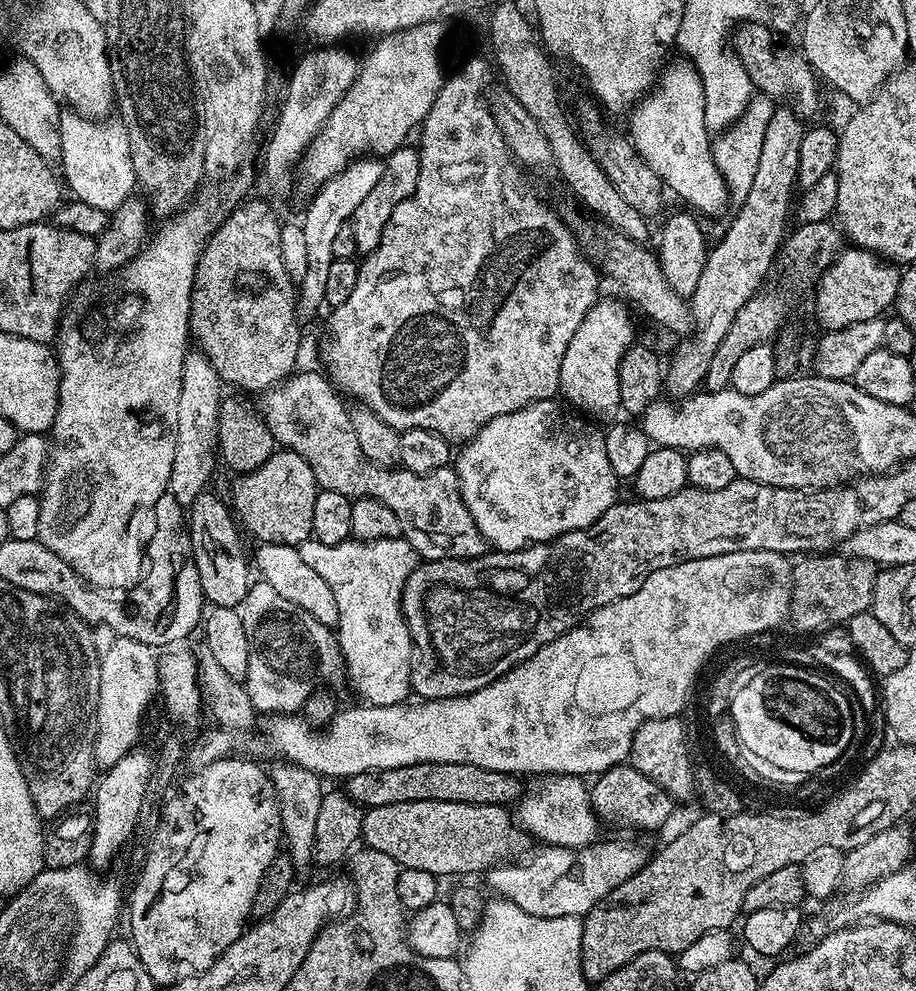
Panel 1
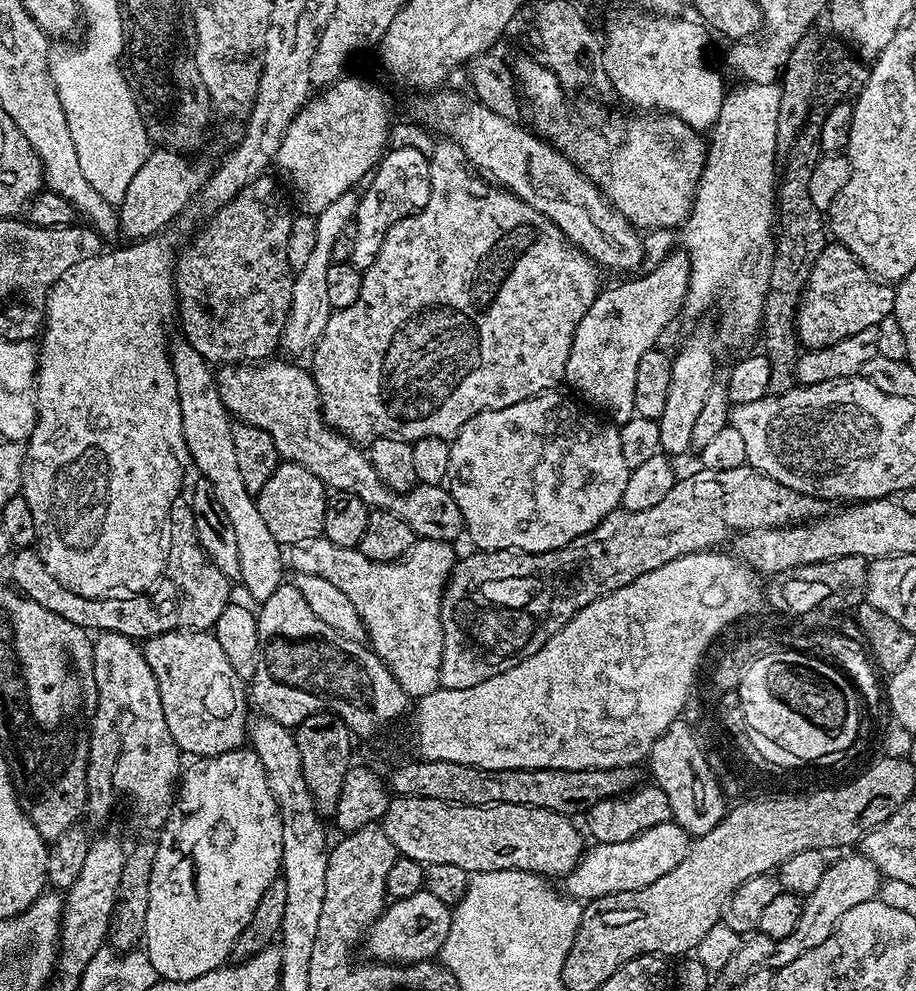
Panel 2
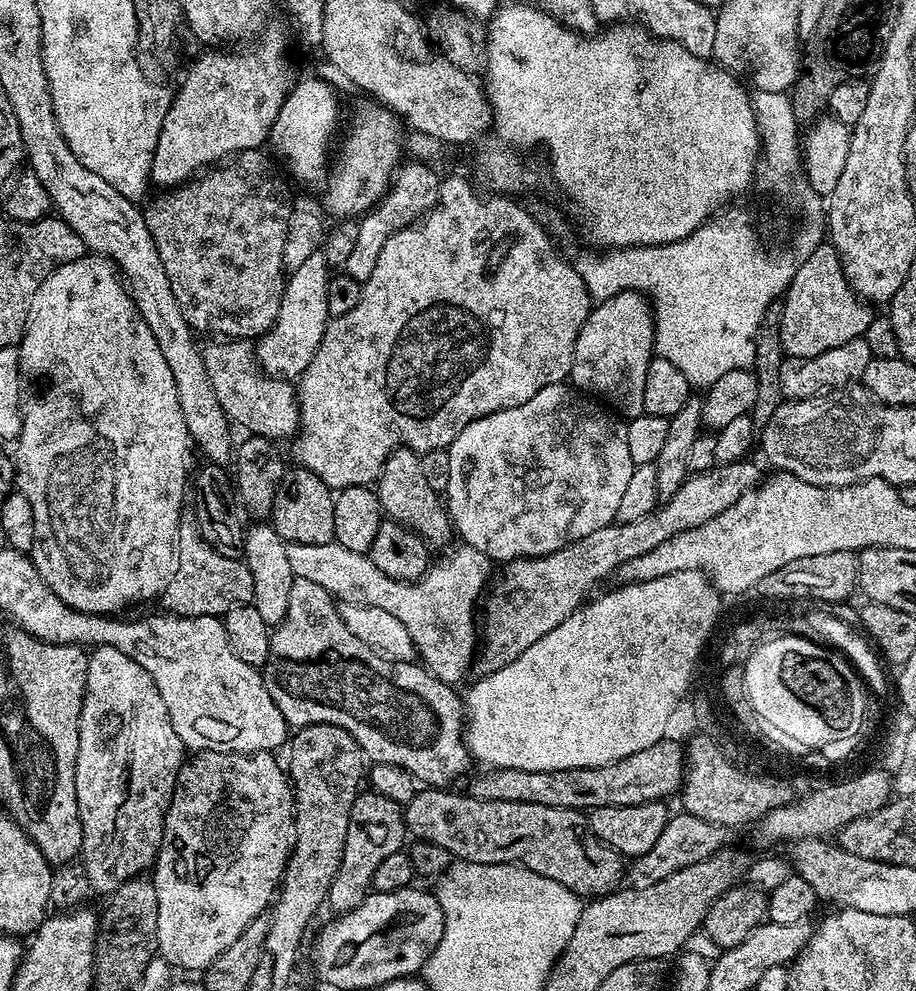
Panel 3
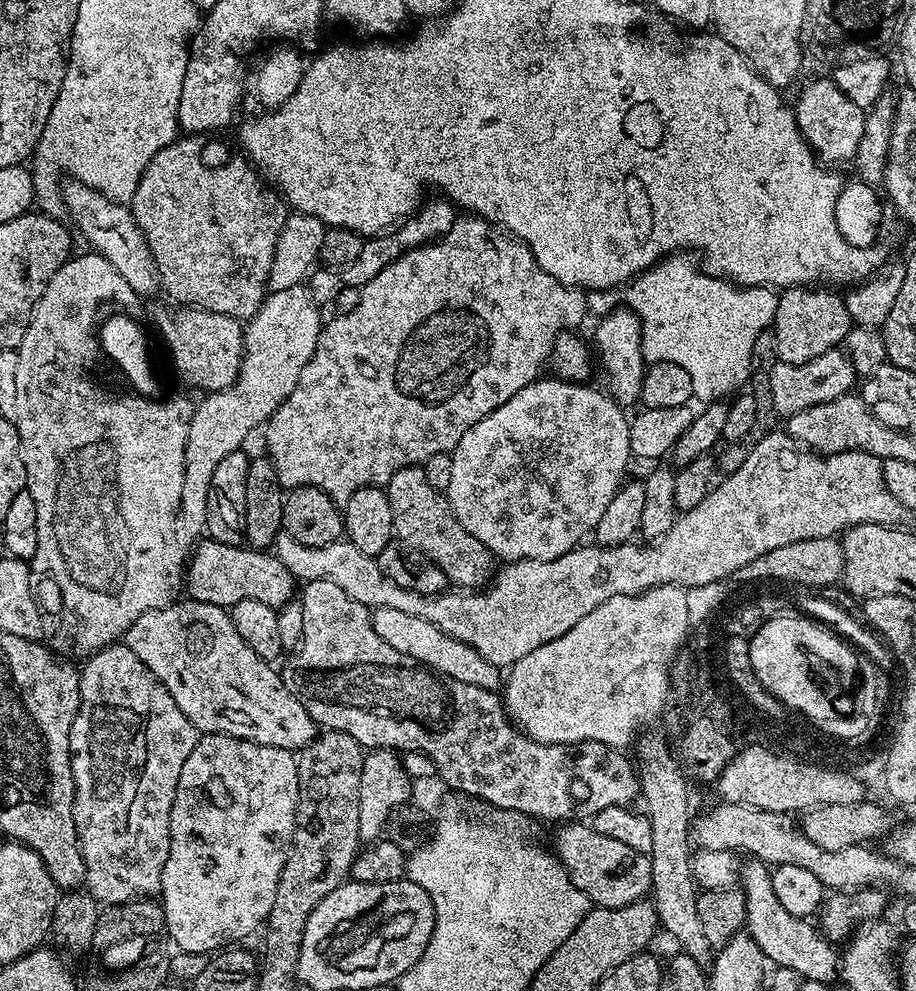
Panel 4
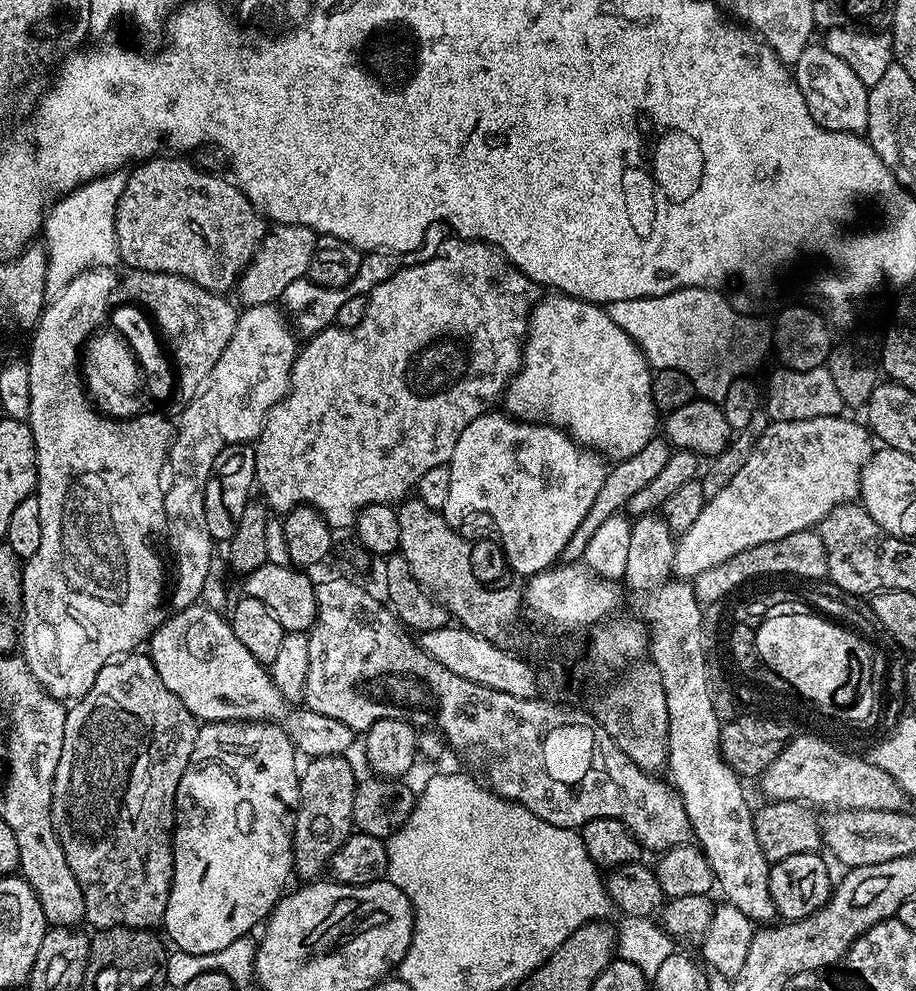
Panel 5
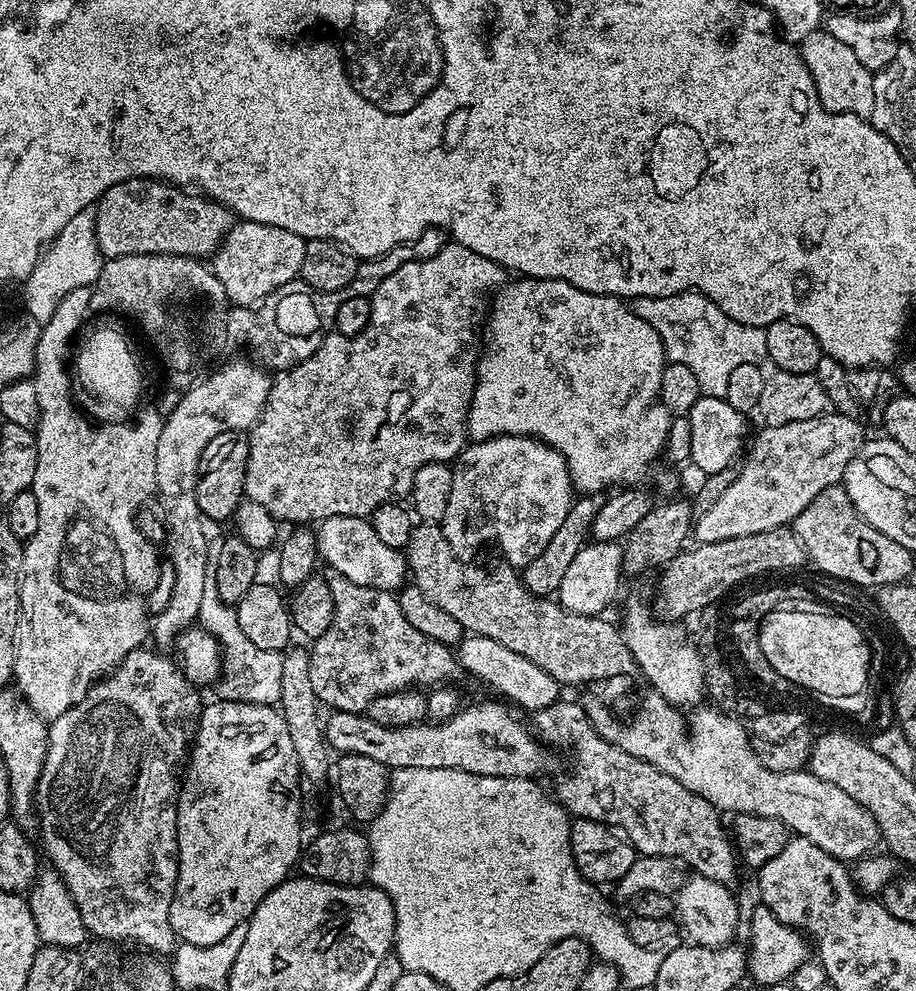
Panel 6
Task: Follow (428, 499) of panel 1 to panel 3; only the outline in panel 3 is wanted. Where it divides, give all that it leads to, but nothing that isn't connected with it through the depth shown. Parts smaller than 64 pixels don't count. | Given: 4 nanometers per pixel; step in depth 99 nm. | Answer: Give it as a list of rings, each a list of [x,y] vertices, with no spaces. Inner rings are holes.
[[[216,338],[211,341],[213,344],[204,344],[202,351],[206,370],[210,374],[210,386],[214,386],[214,395],[218,397],[218,402],[222,410],[228,415],[229,421],[233,425],[241,424],[245,428],[245,433],[254,436],[265,436],[270,441],[281,442],[295,437],[300,431],[300,402],[298,392],[292,388],[287,379],[269,376],[260,367],[259,360],[256,359],[256,350],[252,340],[230,340],[227,338]]]

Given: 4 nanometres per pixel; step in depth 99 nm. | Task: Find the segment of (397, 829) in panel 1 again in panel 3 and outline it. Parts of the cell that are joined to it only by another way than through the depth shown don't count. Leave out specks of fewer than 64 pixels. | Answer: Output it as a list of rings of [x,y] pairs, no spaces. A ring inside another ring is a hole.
[[[425,787],[417,791],[404,808],[404,822],[409,833],[412,832],[422,842],[442,846],[457,861],[470,864],[520,864],[550,878],[581,898],[599,898],[609,892],[617,891],[626,876],[626,864],[620,853],[610,845],[604,844],[590,830],[588,817],[583,811],[558,806],[542,806],[530,802],[494,802],[479,800],[471,794],[459,796],[455,790]]]

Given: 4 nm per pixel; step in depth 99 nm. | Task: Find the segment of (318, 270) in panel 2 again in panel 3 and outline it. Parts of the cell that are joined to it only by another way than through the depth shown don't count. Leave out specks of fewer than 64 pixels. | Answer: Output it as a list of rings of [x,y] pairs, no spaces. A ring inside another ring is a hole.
[[[323,251],[310,254],[310,258],[302,262],[302,266],[291,269],[284,286],[284,297],[276,325],[259,337],[255,345],[256,359],[269,376],[299,378],[306,366],[310,366],[324,337],[324,327],[330,319],[326,306],[329,279],[330,265],[326,262]]]

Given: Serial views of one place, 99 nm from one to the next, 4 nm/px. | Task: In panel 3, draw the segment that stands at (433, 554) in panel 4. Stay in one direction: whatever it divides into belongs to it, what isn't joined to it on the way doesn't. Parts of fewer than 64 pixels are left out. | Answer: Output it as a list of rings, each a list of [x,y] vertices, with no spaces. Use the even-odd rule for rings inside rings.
[[[407,446],[393,450],[388,461],[384,463],[384,469],[380,471],[374,490],[387,519],[396,520],[399,524],[406,525],[410,531],[417,532],[425,544],[433,549],[443,549],[449,543],[447,540],[454,536],[452,517],[448,515],[441,493],[430,490],[430,485],[426,483],[420,458],[421,453],[414,452]]]

